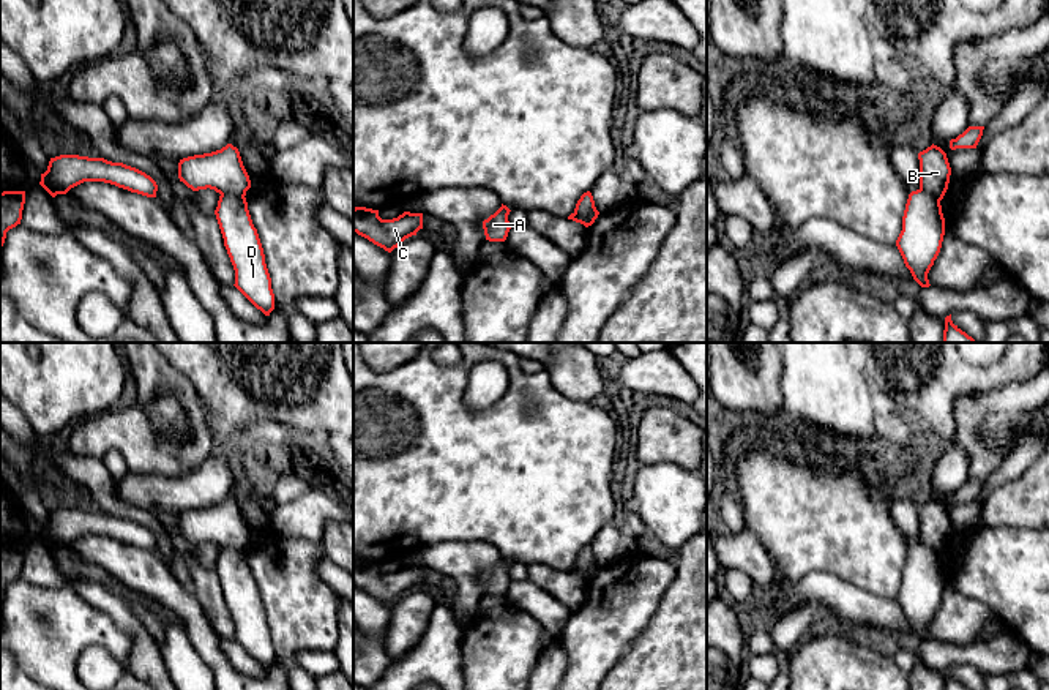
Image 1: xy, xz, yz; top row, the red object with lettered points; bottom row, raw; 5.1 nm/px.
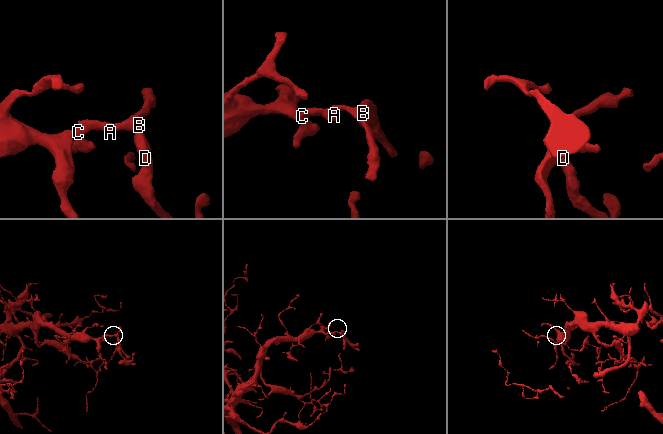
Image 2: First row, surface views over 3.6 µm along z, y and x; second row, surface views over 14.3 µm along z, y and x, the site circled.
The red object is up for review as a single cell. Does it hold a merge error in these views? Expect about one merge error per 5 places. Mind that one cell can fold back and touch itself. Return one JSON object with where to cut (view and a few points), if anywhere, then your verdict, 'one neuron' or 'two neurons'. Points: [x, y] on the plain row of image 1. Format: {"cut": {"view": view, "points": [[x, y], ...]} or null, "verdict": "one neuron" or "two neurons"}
{"cut": {"view": "xy", "points": [[221, 547], [243, 550]]}, "verdict": "two neurons"}

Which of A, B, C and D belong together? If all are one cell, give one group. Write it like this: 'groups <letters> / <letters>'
groups A B C / D

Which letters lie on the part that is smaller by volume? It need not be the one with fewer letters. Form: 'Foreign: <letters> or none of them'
Foreign: D

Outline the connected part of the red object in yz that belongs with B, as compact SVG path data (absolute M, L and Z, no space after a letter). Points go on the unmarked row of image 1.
M932 497L931 501L918 507L918 513L920 542L940 556L948 543L951 529L946 507L940 501Z

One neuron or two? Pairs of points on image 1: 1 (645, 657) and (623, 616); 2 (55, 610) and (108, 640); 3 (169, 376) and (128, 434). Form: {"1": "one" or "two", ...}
{"1": "two", "2": "one", "3": "one"}

